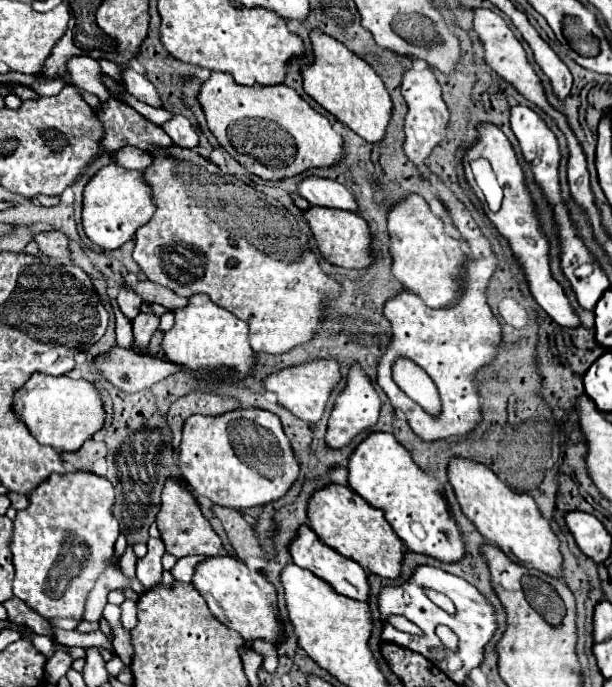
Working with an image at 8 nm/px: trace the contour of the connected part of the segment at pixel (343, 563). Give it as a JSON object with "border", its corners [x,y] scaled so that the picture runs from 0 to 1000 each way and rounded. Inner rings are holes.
{"border":[[[490,766],[484,771],[484,780],[471,792],[471,806],[477,809],[477,818],[484,824],[513,833],[516,838],[523,838],[526,844],[533,844],[539,853],[546,853],[549,862],[556,862],[562,868],[572,868],[572,870],[582,870],[582,873],[598,873],[601,870],[598,833],[578,815],[556,809],[546,798],[533,795],[529,789],[523,789],[520,780],[503,766]]]}

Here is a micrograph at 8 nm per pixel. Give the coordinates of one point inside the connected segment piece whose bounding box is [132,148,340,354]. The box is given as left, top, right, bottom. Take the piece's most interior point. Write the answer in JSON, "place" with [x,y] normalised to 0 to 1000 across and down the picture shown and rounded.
{"place":[343,339]}

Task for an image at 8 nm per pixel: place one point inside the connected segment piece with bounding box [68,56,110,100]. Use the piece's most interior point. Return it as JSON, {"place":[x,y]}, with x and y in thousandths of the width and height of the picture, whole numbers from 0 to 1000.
{"place":[137,102]}

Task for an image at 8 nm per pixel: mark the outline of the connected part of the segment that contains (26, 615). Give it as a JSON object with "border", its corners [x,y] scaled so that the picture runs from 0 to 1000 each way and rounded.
{"border":[[[16,870],[3,879],[13,891],[13,902],[33,911],[42,911],[46,917],[59,920],[59,923],[72,923],[72,926],[85,926],[85,911],[78,908],[75,900],[62,897],[56,888],[46,885],[42,876],[29,873],[29,870]]]}

